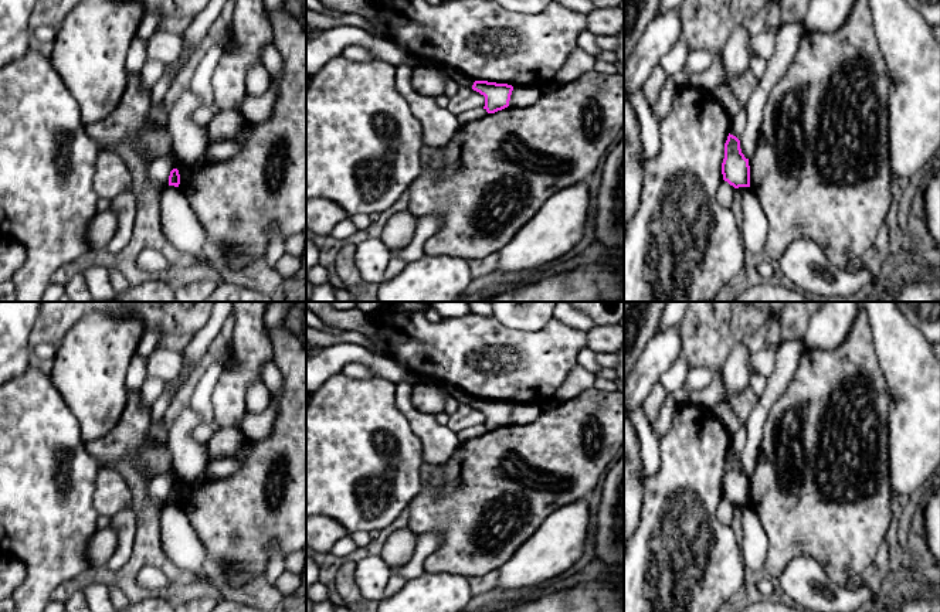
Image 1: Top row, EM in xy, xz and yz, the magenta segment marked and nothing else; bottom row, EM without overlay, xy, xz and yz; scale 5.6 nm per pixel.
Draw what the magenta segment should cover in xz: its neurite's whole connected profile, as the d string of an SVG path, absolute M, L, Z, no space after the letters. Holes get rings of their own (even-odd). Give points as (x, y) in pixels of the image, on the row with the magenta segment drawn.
M475 81L472 89L485 96L483 109L488 113L495 113L509 106L513 86L508 84Z

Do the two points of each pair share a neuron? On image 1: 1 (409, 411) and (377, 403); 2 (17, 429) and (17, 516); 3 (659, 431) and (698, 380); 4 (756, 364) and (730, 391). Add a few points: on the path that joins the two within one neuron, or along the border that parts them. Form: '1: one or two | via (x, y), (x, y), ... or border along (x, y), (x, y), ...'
1: two | border along (394, 384), (396, 407), (417, 437)
2: one | via (17, 451), (17, 495)
3: one | via (665, 418), (669, 405), (685, 391)
4: two | border along (749, 353), (749, 370), (752, 373)

